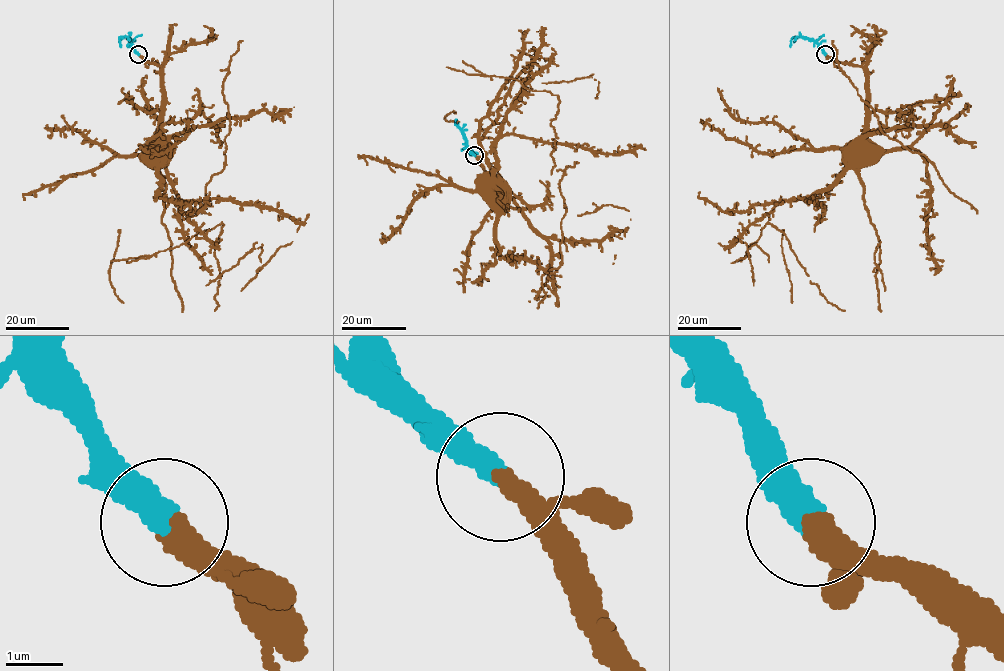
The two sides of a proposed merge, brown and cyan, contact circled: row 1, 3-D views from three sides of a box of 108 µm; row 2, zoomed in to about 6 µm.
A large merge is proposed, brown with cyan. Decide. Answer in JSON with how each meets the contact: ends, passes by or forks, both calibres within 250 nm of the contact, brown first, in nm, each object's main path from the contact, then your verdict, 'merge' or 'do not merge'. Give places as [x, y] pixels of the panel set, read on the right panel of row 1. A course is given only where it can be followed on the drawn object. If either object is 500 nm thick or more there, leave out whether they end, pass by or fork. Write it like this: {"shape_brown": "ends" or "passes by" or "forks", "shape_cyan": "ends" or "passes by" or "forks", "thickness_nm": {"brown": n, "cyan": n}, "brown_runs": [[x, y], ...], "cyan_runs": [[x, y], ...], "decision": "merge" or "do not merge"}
{"shape_brown": "ends", "shape_cyan": "ends", "thickness_nm": {"brown": 460, "cyan": 480}, "brown_runs": [[825, 54], [838, 61], [861, 66], [865, 72], [866, 135], [860, 154]], "cyan_runs": [[825, 54], [816, 43], [801, 37], [792, 38], [790, 47]], "decision": "merge"}

